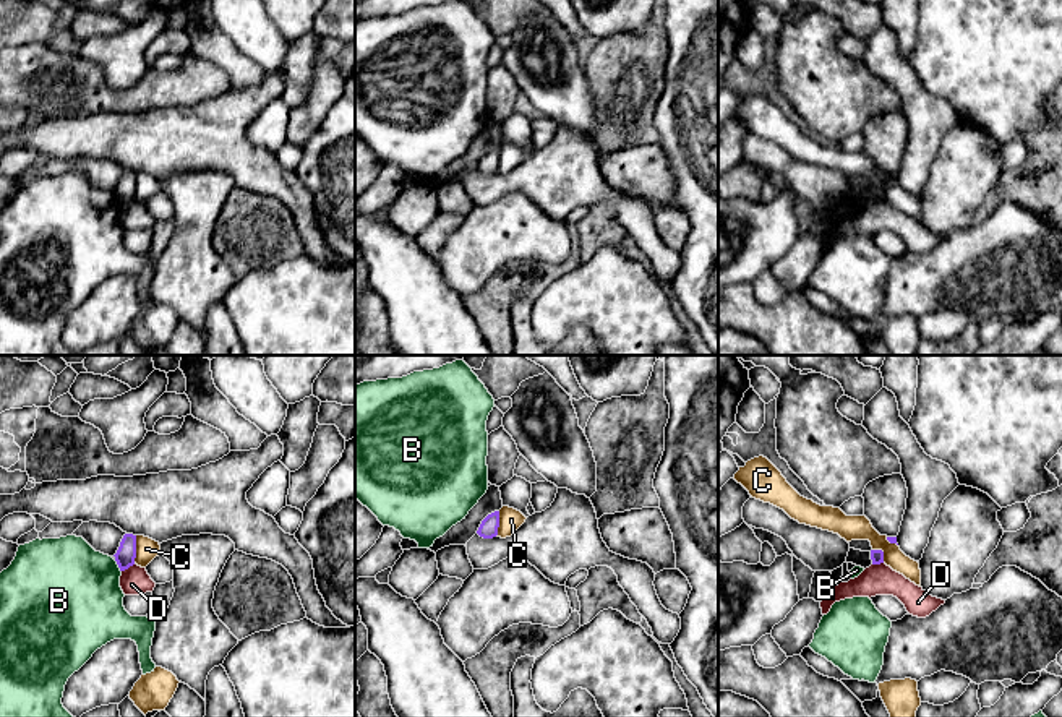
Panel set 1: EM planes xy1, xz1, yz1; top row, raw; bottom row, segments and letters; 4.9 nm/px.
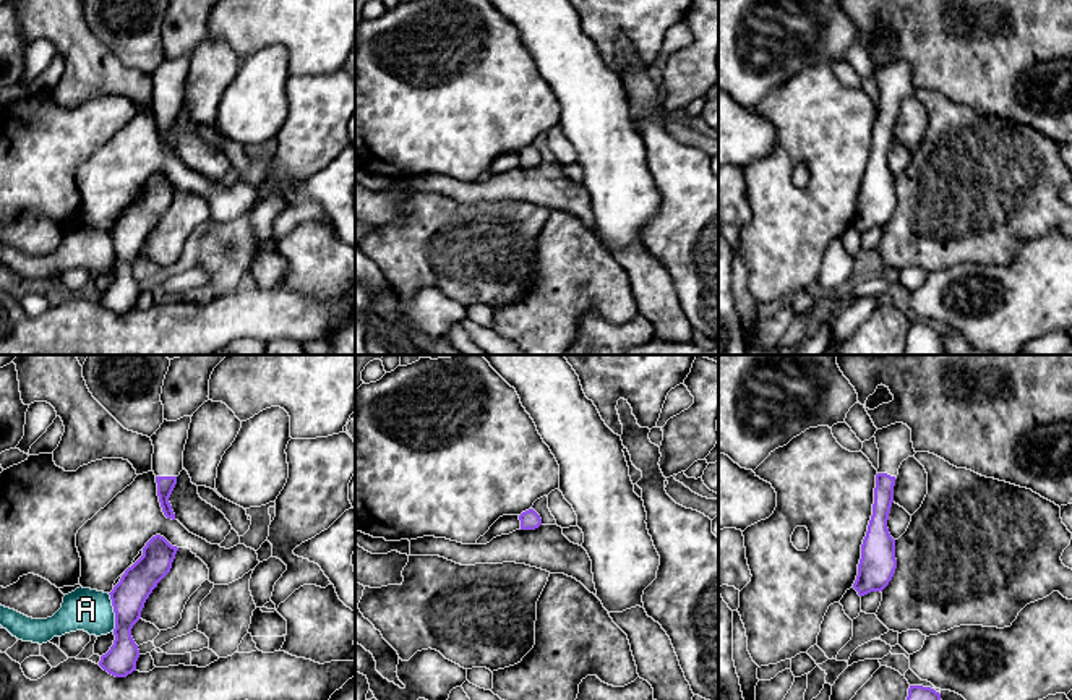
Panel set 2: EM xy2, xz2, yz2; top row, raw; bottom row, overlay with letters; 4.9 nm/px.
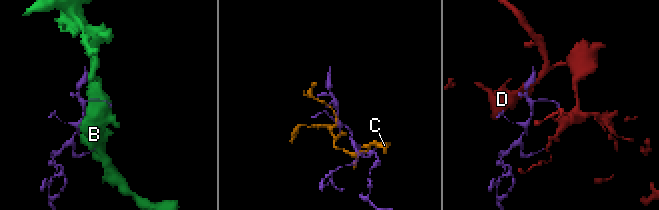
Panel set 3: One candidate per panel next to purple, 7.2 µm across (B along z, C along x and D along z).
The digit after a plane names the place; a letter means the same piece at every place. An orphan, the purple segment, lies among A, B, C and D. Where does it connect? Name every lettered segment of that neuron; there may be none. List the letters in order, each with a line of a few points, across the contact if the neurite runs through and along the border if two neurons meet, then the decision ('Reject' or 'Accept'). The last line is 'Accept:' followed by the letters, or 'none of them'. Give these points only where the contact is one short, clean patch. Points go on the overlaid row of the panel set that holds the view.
A: Line: xy2 (107, 593), (112, 603), (114, 631). Reject
B: Reject
C: Reject
D: Line: xy1 (135, 563), (122, 571). Reject
Accept: none of them

